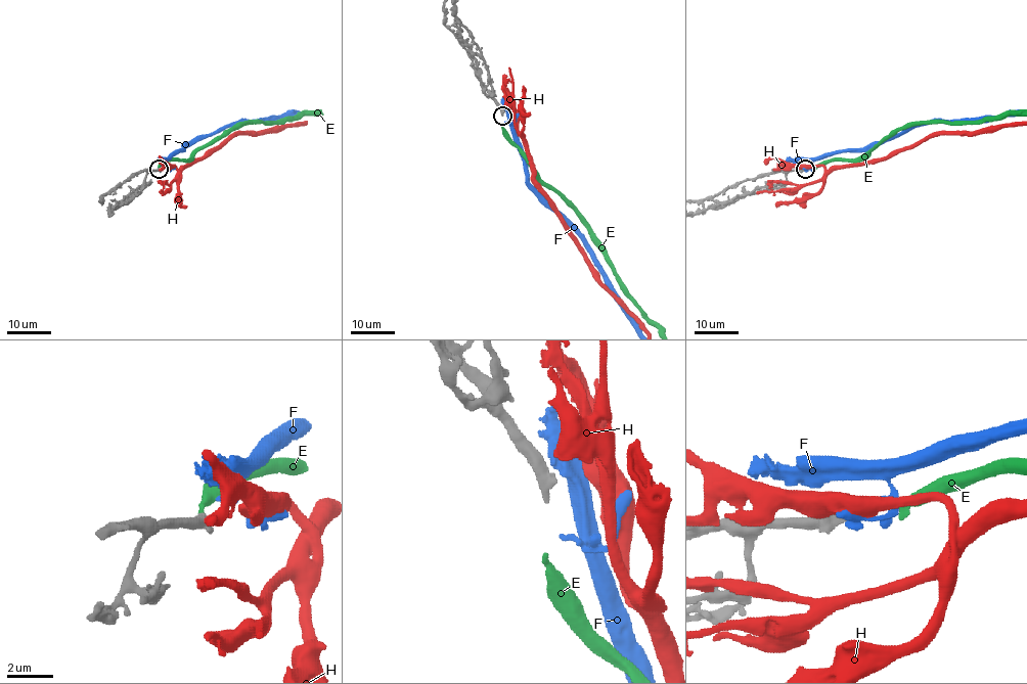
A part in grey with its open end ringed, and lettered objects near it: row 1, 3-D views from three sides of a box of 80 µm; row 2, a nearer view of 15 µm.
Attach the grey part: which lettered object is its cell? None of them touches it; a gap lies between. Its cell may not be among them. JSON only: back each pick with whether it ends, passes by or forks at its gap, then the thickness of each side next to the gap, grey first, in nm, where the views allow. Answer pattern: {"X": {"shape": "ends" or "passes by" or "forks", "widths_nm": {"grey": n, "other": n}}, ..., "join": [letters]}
{"join": []}

